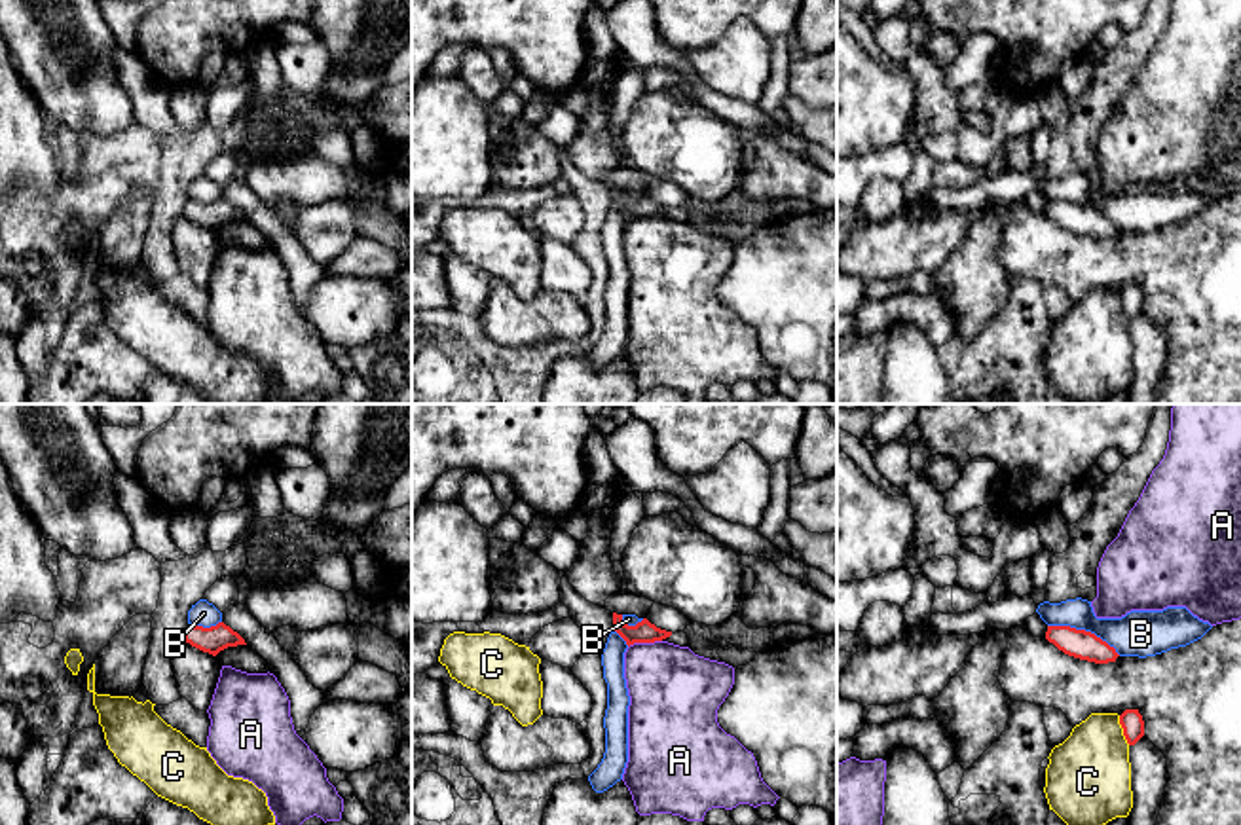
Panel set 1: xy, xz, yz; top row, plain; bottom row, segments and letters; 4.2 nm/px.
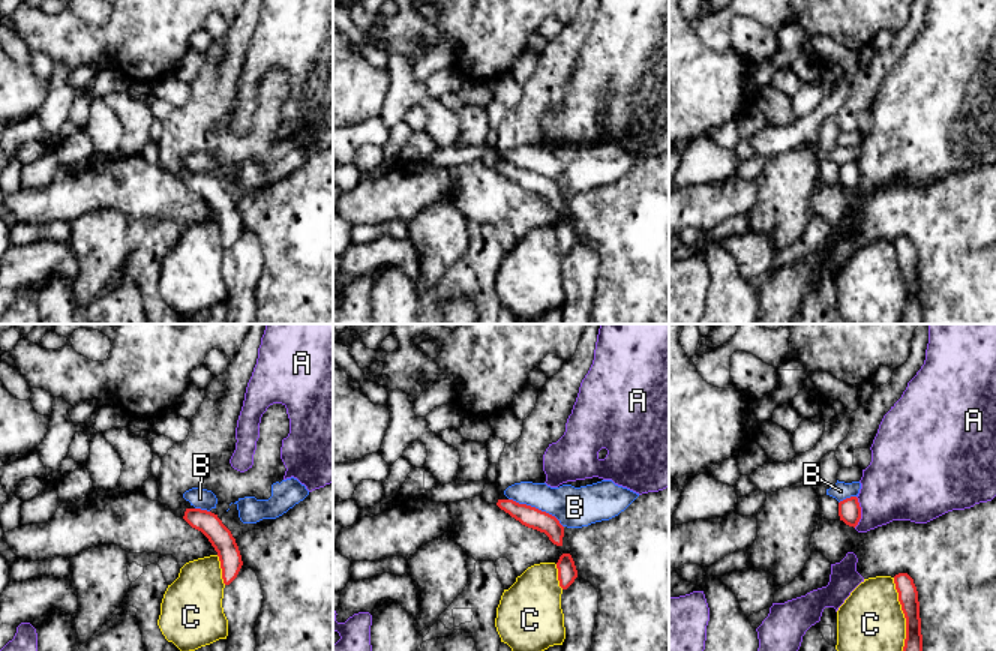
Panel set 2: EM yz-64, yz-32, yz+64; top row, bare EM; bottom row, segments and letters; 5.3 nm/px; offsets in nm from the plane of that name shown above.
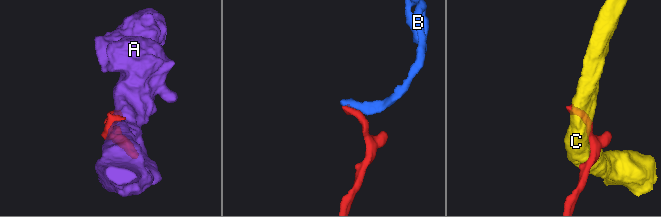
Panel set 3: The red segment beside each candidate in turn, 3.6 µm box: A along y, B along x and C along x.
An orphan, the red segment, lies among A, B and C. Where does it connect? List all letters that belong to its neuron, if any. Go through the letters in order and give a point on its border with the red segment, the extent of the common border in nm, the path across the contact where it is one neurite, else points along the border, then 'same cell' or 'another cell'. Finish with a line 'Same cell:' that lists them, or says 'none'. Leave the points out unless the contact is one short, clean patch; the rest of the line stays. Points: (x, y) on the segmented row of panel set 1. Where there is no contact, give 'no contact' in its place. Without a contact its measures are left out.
A: meets red in xz at (644, 641); contact 150 nm long; another cell
B: meets red in yz at (1084, 630); contact 340 nm long; border along yz (1048, 624), (1090, 630), (1120, 655); another cell
C: meets red in yz at (1124, 731); contact 140 nm long; another cell
Same cell: none

